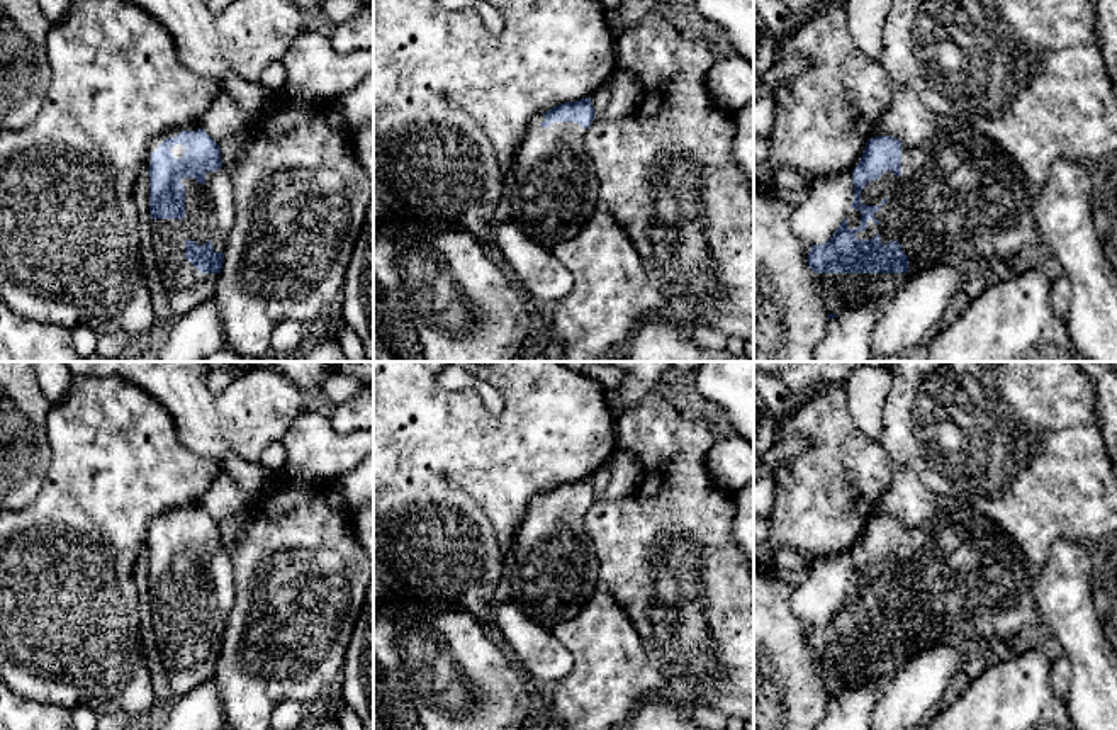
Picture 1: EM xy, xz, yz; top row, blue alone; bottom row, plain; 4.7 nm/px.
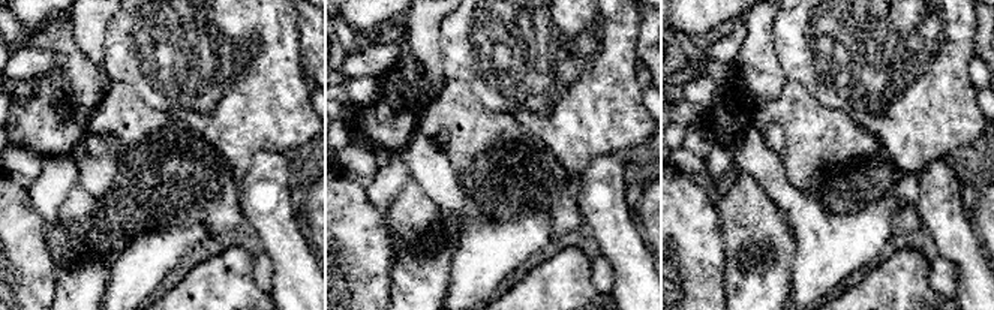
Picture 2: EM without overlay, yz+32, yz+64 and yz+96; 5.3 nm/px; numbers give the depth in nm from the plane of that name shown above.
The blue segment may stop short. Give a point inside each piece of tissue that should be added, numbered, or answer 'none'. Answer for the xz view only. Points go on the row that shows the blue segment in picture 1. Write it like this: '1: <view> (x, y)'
1: xz (550, 192)

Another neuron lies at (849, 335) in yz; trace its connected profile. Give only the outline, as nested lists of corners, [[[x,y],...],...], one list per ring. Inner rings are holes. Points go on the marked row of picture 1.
[[[871,300],[845,307],[837,317],[828,319],[813,362],[871,362],[871,341],[883,306]]]

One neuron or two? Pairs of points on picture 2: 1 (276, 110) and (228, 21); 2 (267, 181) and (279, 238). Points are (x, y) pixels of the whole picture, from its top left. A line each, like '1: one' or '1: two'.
1: one
2: one

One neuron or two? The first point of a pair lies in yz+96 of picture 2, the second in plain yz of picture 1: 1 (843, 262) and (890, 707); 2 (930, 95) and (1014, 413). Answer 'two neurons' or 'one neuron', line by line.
1: one neuron
2: one neuron

